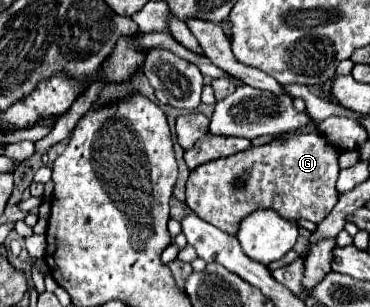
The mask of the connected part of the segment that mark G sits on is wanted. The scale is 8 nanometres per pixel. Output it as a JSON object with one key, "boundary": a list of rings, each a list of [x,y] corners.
{"boundary":[[[317,131],[307,135],[281,135],[267,145],[251,147],[247,151],[215,159],[193,169],[187,181],[187,205],[191,209],[201,209],[205,221],[231,235],[237,235],[239,223],[257,209],[275,209],[281,217],[291,221],[309,219],[313,223],[319,223],[335,207],[339,197],[339,193],[335,191],[335,181],[339,175],[337,157],[339,149],[329,145]]]}

